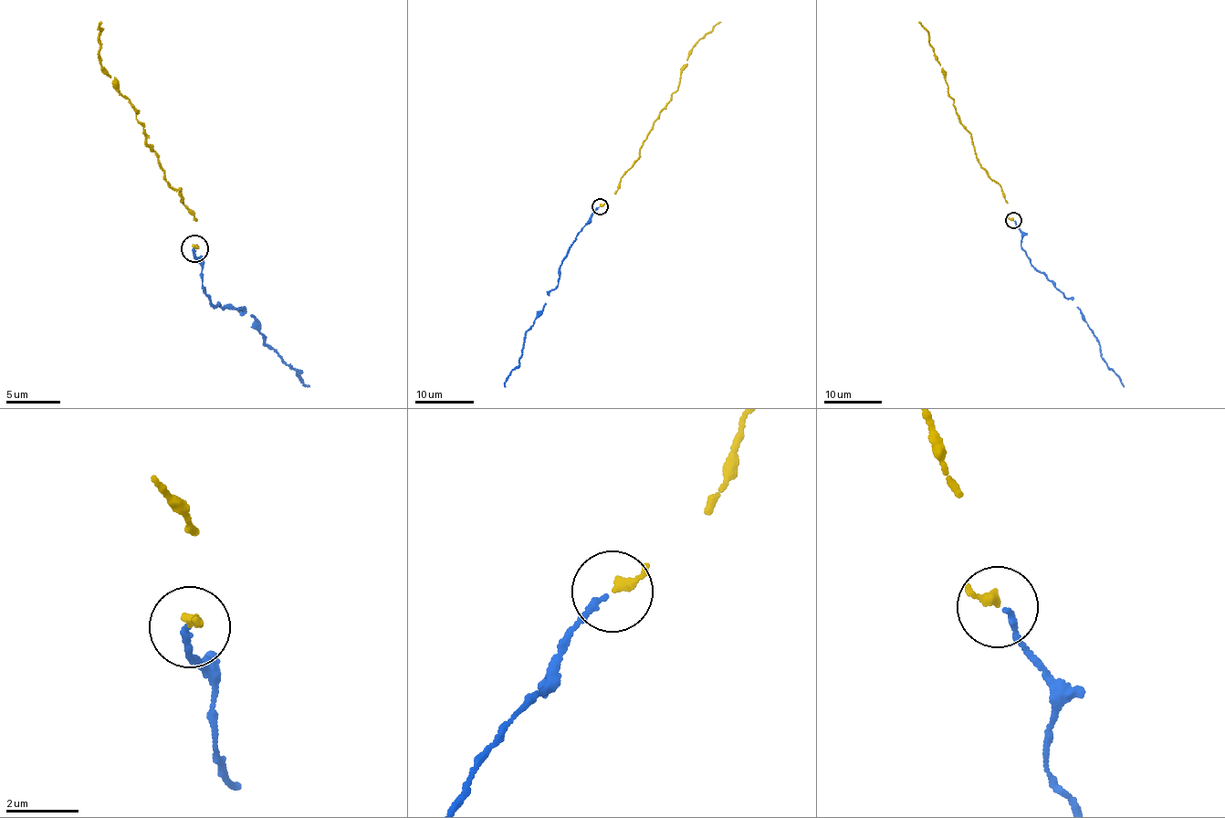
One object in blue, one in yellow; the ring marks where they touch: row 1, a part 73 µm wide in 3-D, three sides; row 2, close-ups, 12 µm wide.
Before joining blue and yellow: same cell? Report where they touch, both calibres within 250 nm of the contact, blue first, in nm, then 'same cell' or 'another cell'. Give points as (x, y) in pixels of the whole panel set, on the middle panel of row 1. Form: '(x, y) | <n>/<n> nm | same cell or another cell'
(600, 206) | 140/220 nm | same cell

